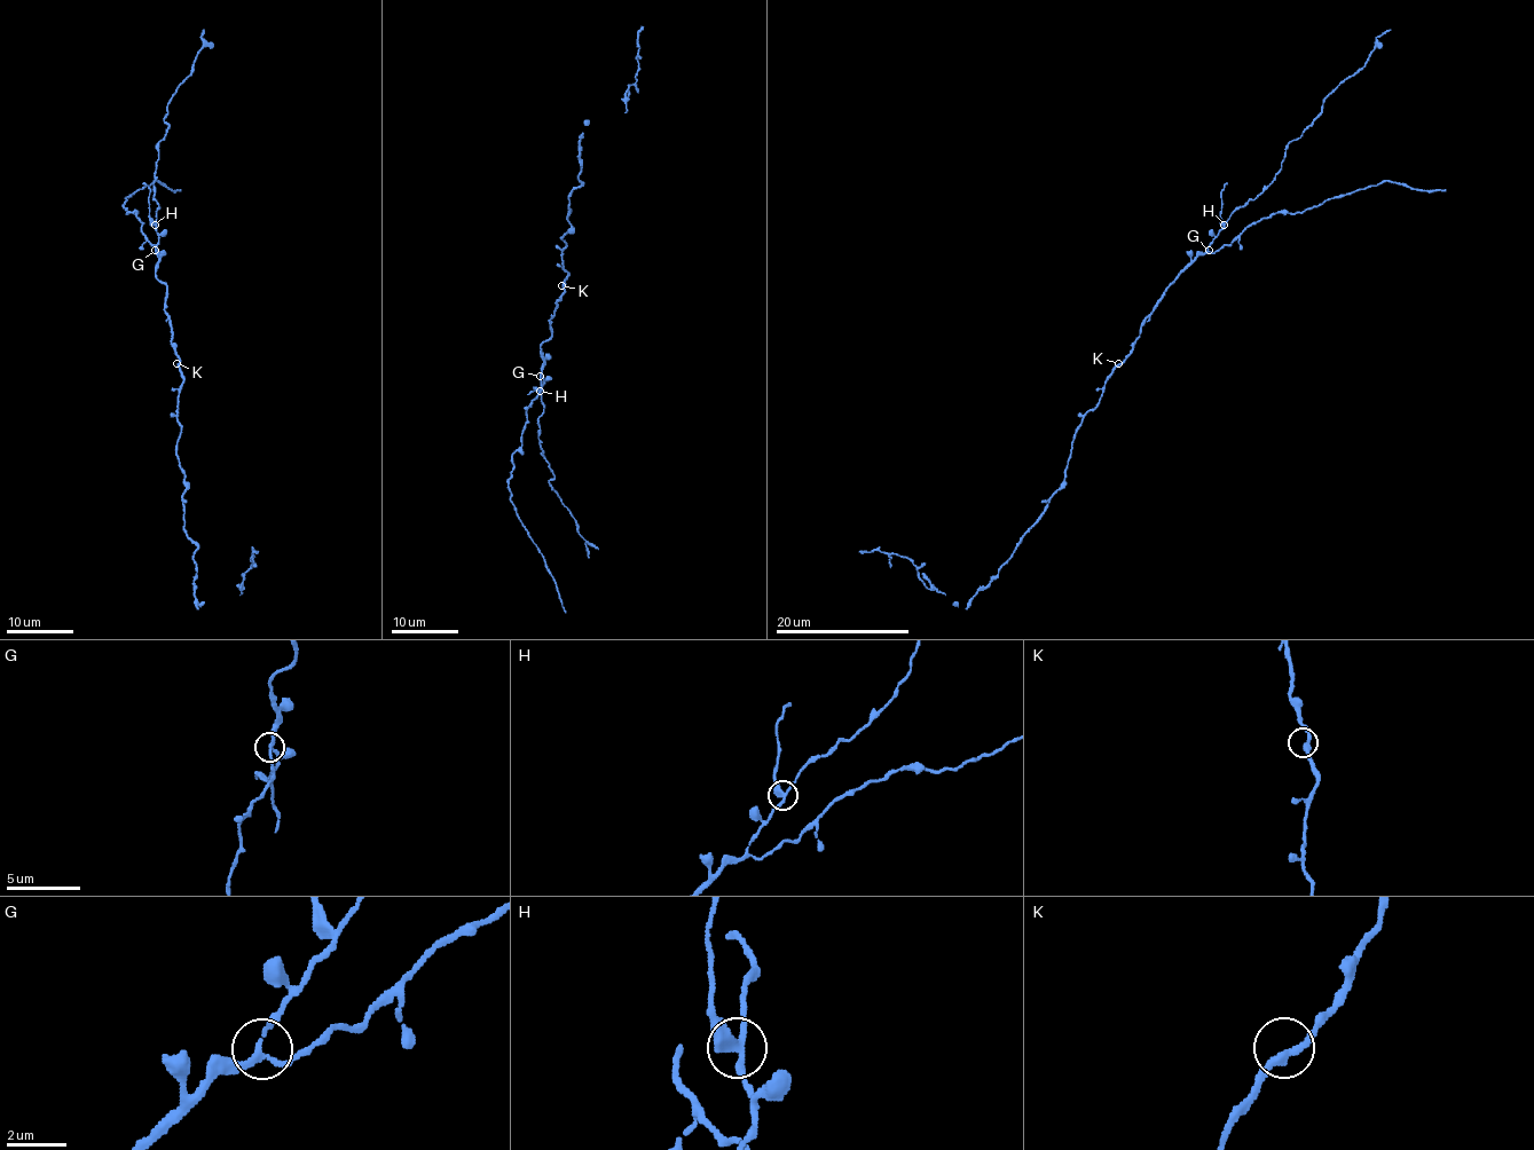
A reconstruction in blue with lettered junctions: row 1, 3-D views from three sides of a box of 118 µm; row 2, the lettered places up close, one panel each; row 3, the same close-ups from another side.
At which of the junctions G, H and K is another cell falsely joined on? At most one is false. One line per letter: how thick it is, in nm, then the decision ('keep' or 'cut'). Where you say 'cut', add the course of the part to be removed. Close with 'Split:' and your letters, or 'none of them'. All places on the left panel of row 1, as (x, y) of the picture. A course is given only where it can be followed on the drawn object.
G: calibre 190 nm; keep
H: calibre 280 nm; cut; course (155, 225), (149, 213), (150, 189), (142, 183)
K: calibre 300 nm; keep
Split: H

